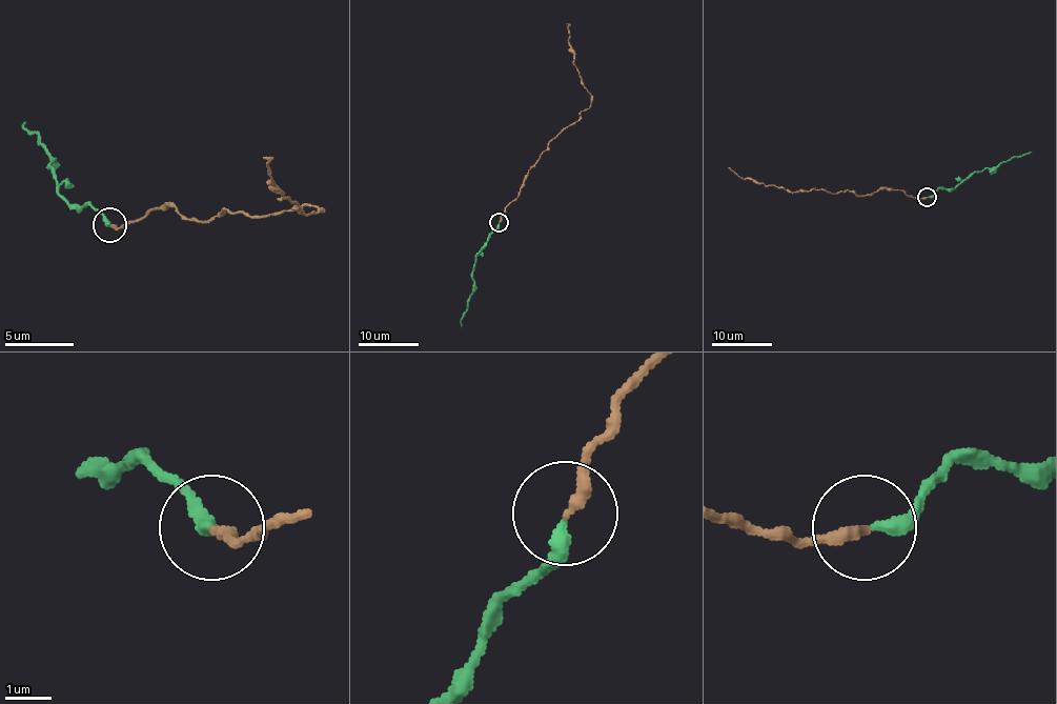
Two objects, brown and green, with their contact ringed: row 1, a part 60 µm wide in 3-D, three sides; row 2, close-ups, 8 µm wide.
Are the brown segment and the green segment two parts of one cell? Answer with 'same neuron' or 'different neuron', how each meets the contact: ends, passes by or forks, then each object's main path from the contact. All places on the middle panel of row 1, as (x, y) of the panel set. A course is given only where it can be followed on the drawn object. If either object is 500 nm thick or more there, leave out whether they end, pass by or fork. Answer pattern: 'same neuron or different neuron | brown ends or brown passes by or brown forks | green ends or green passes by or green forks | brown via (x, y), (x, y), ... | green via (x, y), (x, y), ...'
different neuron | brown ends | green ends | brown via (499, 222), (517, 197), (524, 177), (548, 143), (590, 105), (590, 94), (569, 44), (568, 27), (571, 24) | green via (499, 223), (475, 257), (474, 292), (461, 320), (462, 326)

